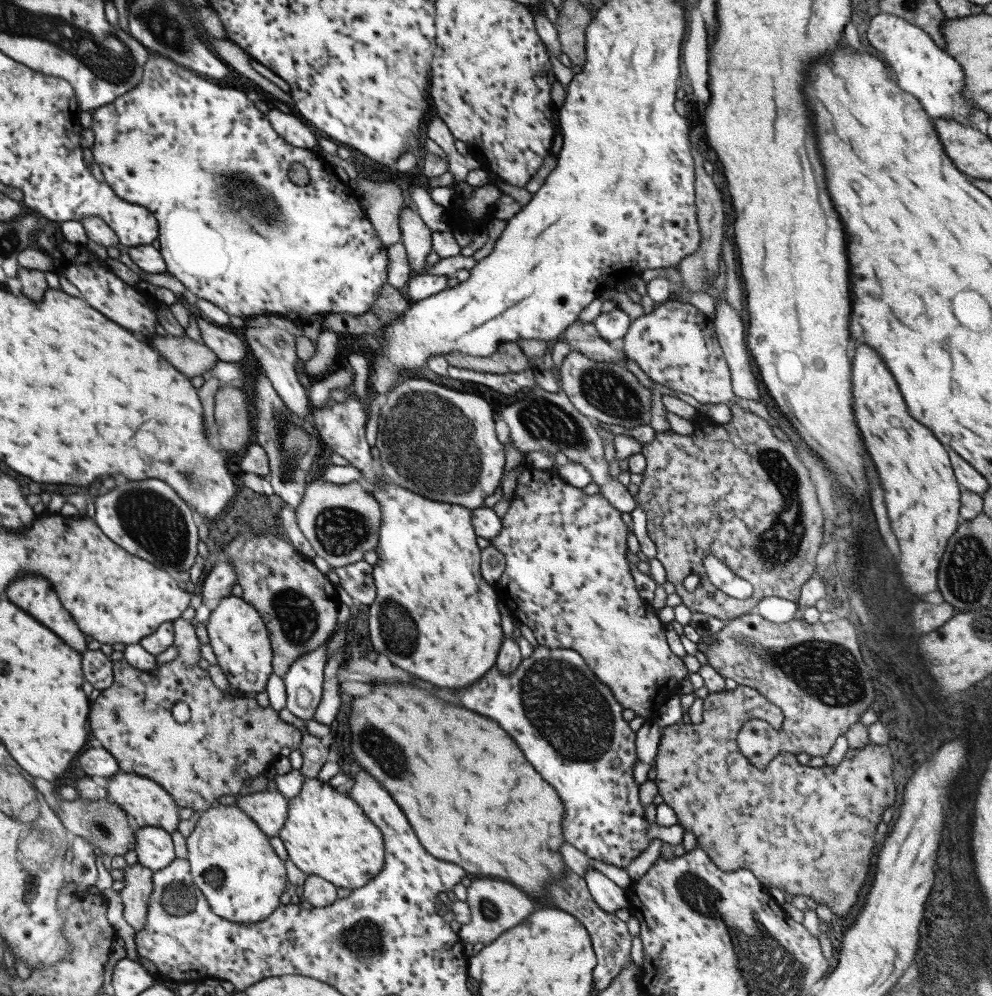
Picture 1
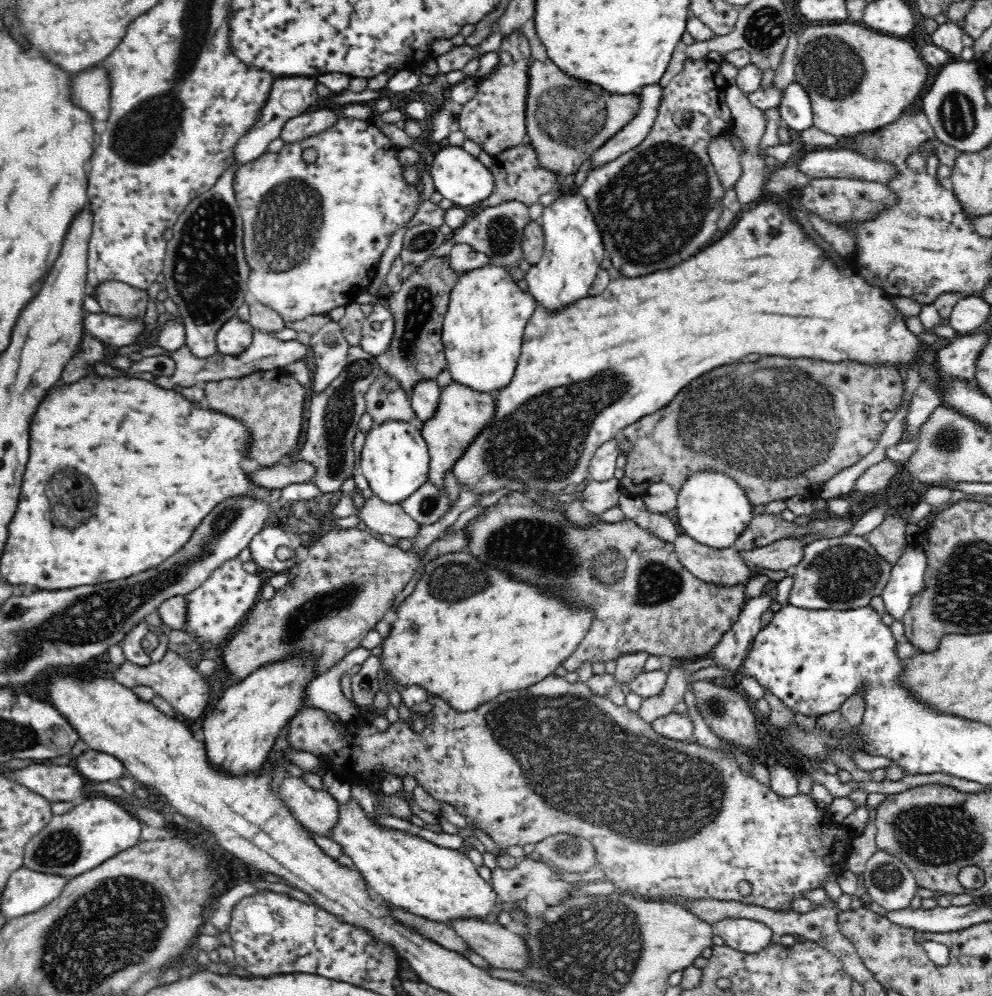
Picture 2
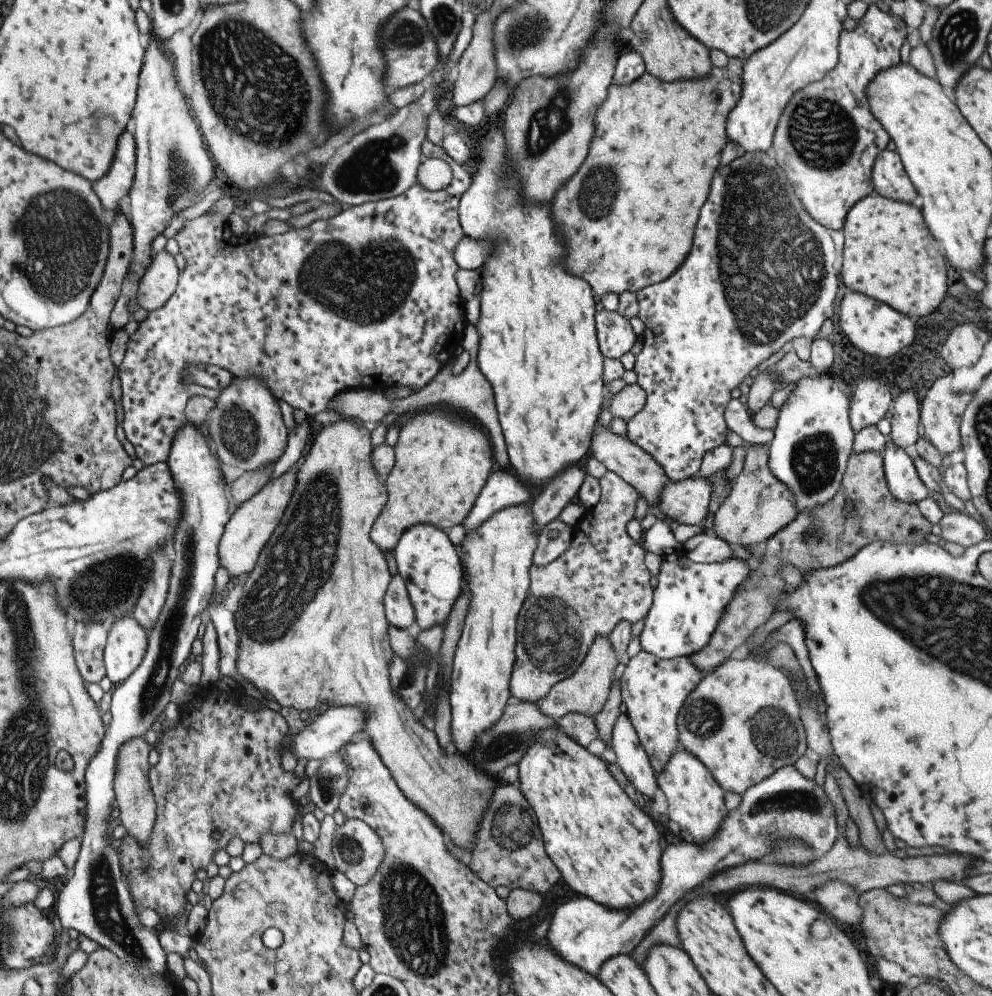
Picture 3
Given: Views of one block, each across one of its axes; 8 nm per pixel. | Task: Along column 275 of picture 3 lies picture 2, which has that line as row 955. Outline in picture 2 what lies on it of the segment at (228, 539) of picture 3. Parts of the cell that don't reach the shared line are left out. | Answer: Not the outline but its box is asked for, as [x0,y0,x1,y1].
[448,918,528,970]

